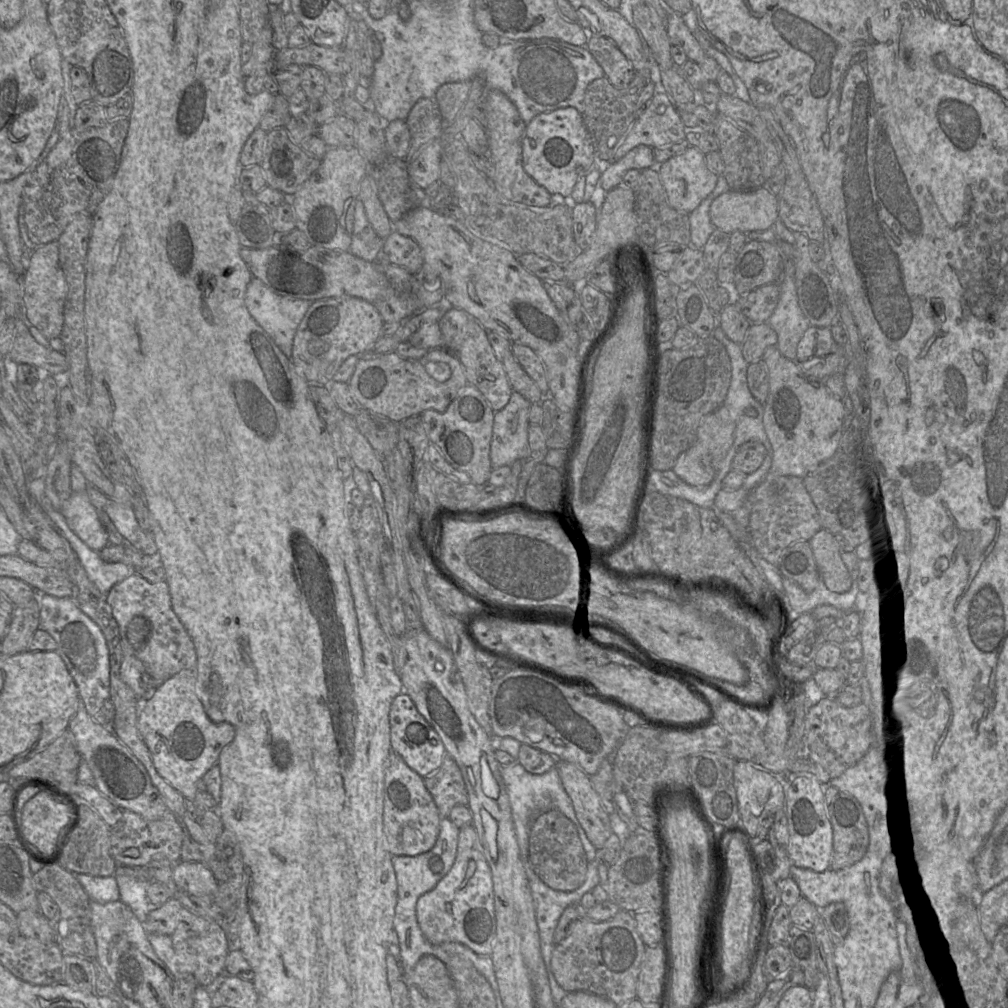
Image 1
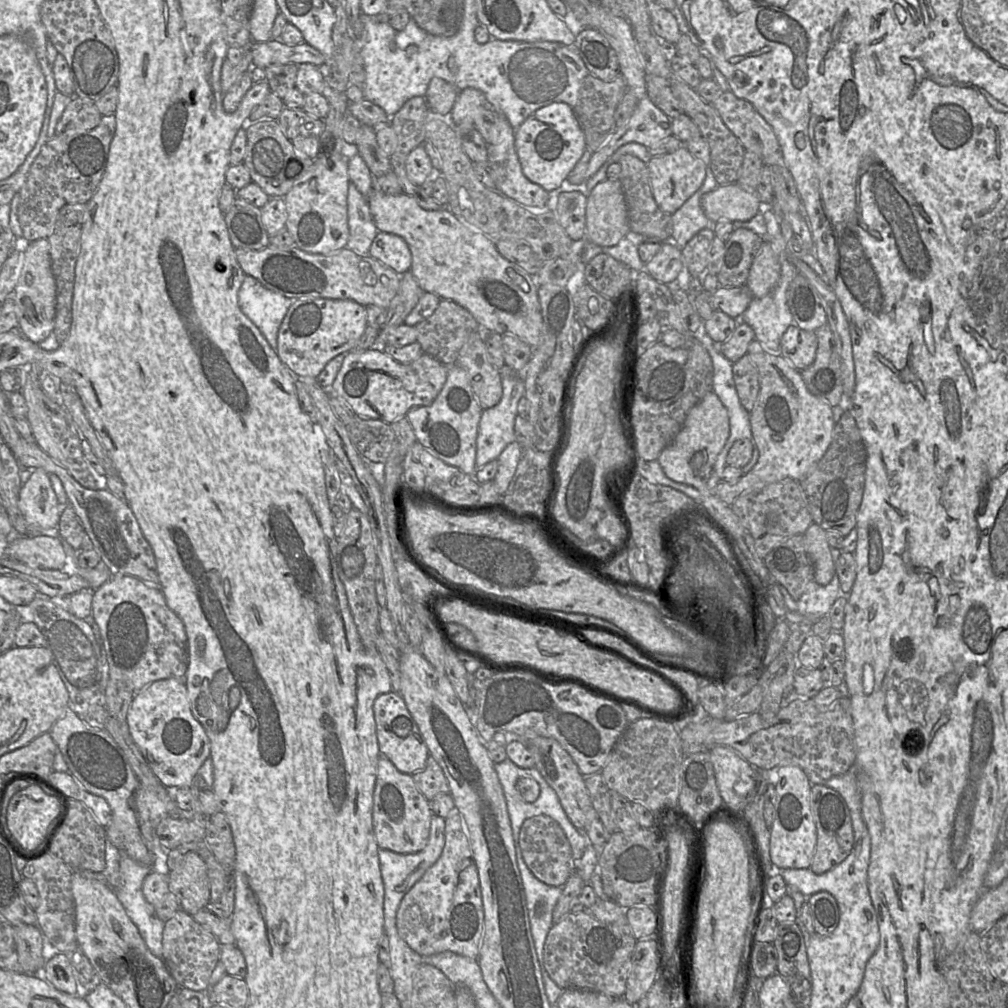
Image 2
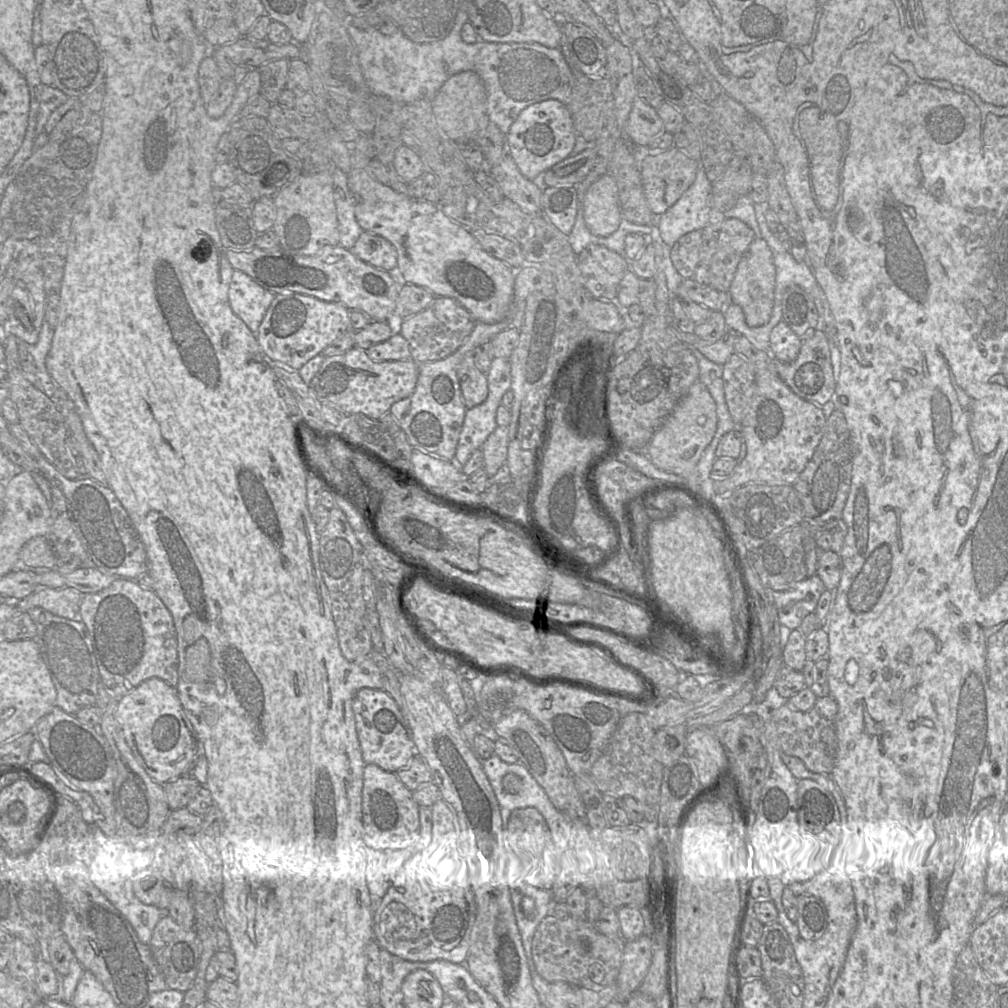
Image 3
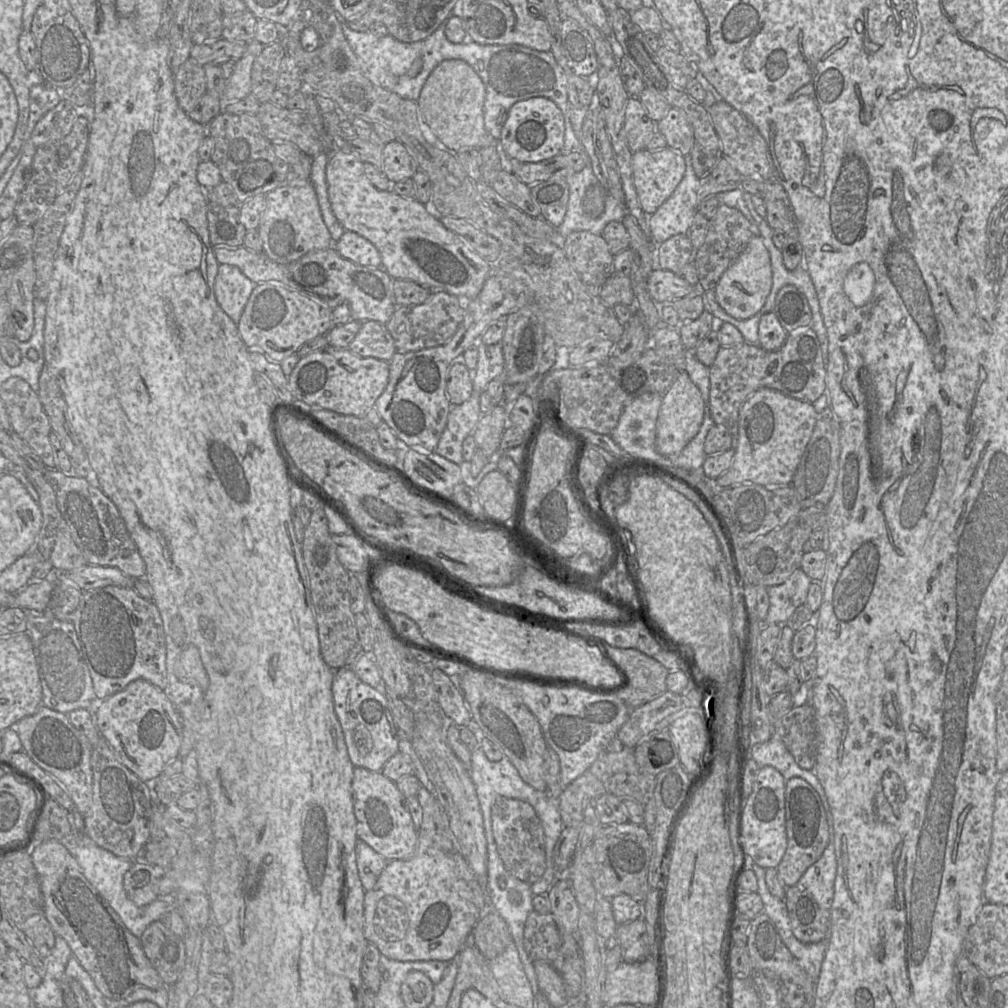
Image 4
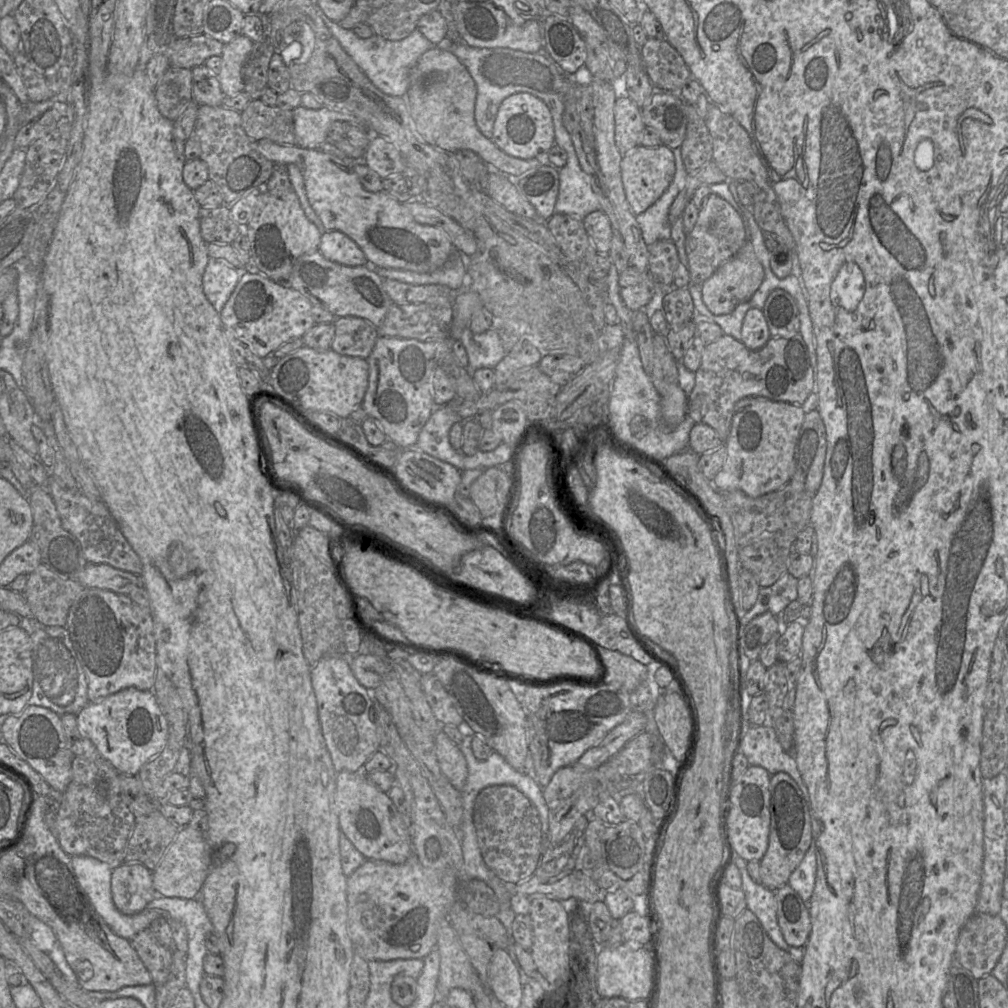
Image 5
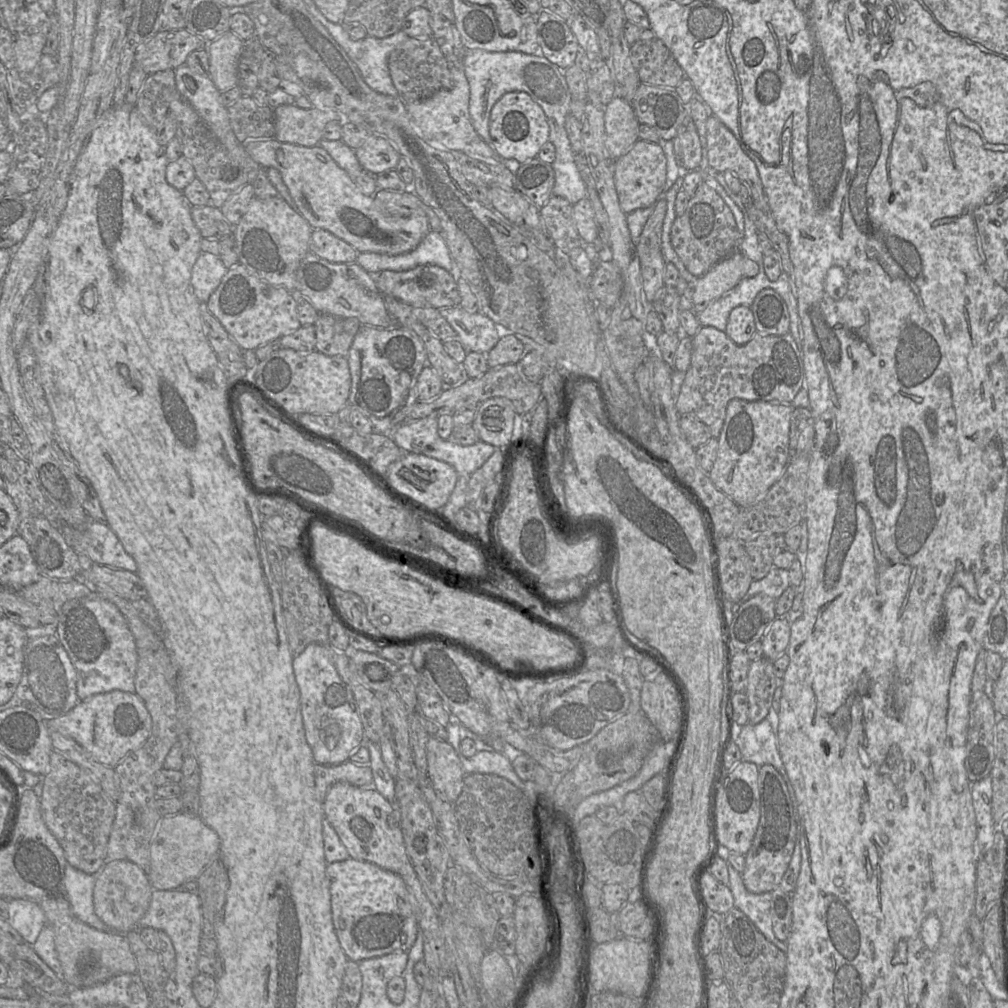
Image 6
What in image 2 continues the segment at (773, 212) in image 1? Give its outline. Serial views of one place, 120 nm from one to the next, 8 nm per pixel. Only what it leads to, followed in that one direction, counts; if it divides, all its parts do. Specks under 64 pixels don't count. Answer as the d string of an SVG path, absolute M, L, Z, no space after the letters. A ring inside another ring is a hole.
M738 183L718 185L704 194L701 206L711 223L720 220L748 221L764 208L753 190Z

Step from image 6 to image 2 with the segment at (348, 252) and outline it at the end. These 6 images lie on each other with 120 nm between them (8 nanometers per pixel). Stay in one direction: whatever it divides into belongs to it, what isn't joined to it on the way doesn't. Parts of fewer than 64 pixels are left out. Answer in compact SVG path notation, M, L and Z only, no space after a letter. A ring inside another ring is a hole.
M379 232L376 235L370 246L369 256L397 274L410 271L412 264L411 252L406 241L395 234L385 232Z

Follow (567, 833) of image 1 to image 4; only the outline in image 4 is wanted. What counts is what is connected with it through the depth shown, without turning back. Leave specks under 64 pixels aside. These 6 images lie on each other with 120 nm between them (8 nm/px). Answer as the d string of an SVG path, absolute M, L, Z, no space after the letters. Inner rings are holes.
M500 796L491 808L491 821L497 852L507 871L526 883L536 882L545 871L545 840L534 808L525 801Z

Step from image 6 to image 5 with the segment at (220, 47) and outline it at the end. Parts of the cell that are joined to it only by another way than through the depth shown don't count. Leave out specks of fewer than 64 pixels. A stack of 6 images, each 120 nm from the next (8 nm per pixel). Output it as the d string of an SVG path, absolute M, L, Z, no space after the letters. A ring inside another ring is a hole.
M245 35L224 45L217 77L225 96L233 97L244 91L243 67L253 46L254 42Z

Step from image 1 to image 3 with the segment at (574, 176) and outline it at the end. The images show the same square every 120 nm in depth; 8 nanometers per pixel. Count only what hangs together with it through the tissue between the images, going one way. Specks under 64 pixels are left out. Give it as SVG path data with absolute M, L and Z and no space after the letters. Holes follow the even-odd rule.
M548 99L523 109L505 136L507 150L524 177L540 181L543 173L569 157L576 142L576 130L568 108L558 100Z

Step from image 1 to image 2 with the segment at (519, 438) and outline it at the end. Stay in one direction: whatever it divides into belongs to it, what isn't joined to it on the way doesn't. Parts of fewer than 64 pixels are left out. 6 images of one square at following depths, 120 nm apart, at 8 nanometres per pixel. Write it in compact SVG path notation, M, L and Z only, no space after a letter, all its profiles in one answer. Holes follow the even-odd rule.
M502 375L502 397L499 403L484 409L478 426L476 441L476 466L481 468L497 460L505 447L515 441L514 423L518 403L525 394L520 377Z

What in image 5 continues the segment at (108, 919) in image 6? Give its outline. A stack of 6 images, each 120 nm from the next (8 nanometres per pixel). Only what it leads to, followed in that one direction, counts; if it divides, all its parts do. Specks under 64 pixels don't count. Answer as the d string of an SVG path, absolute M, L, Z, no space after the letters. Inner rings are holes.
M125 861L113 867L111 893L115 906L127 915L141 912L154 899L153 871L141 863Z

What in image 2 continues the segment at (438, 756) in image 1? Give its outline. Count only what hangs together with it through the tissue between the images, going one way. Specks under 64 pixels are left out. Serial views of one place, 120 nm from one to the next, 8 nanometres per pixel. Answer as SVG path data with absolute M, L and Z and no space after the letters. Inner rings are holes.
M400 693L380 694L374 702L373 712L380 755L388 758L403 773L412 775L422 770L430 756L429 749Z

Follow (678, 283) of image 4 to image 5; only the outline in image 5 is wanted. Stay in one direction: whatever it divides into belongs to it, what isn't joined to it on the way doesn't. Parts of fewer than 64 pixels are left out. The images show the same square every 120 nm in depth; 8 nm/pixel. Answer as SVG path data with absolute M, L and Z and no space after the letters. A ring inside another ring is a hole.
M632 266L620 273L619 284L622 300L632 311L645 309L656 291L669 289L658 286L648 271L641 272Z

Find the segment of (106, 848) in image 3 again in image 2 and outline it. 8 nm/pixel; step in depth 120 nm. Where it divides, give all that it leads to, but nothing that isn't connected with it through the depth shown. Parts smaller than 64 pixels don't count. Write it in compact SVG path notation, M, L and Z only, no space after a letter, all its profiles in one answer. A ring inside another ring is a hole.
M120 852L120 883L113 891L136 925L147 948L155 957L162 959L164 922L157 917L154 906L145 900L142 892L143 881L152 871L152 868L141 865Z

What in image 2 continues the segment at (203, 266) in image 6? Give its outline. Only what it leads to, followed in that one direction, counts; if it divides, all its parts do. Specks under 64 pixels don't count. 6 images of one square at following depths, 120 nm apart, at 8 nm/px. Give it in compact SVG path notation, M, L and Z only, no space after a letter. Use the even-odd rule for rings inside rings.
M245 275L238 292L241 311L260 330L274 350L277 348L279 327L295 300L268 290L249 275Z

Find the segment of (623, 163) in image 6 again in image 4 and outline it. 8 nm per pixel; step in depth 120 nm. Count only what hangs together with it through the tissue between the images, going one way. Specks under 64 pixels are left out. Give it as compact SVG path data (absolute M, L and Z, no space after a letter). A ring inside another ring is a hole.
M669 146L633 152L633 181L644 213L653 214L671 196L685 170L685 156Z

